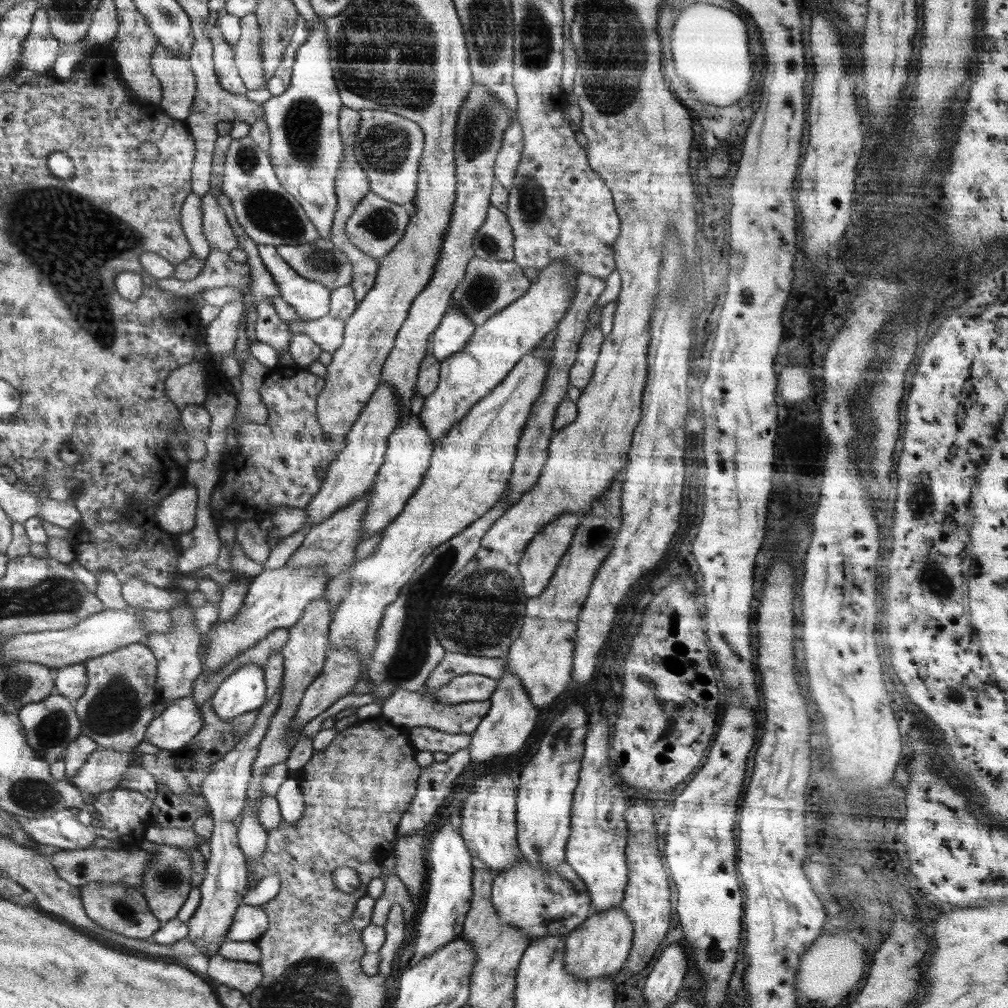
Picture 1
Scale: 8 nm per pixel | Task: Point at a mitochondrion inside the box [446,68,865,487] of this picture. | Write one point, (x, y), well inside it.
(476, 135)

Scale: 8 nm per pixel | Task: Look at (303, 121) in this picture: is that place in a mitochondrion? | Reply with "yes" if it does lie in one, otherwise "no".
yes

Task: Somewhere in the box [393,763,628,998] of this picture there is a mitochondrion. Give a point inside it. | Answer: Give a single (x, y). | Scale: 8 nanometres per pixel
(572, 884)

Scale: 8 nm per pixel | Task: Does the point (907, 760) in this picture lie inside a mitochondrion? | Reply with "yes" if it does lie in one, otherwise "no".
no

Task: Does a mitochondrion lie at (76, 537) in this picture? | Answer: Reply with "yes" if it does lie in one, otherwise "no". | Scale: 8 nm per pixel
no

